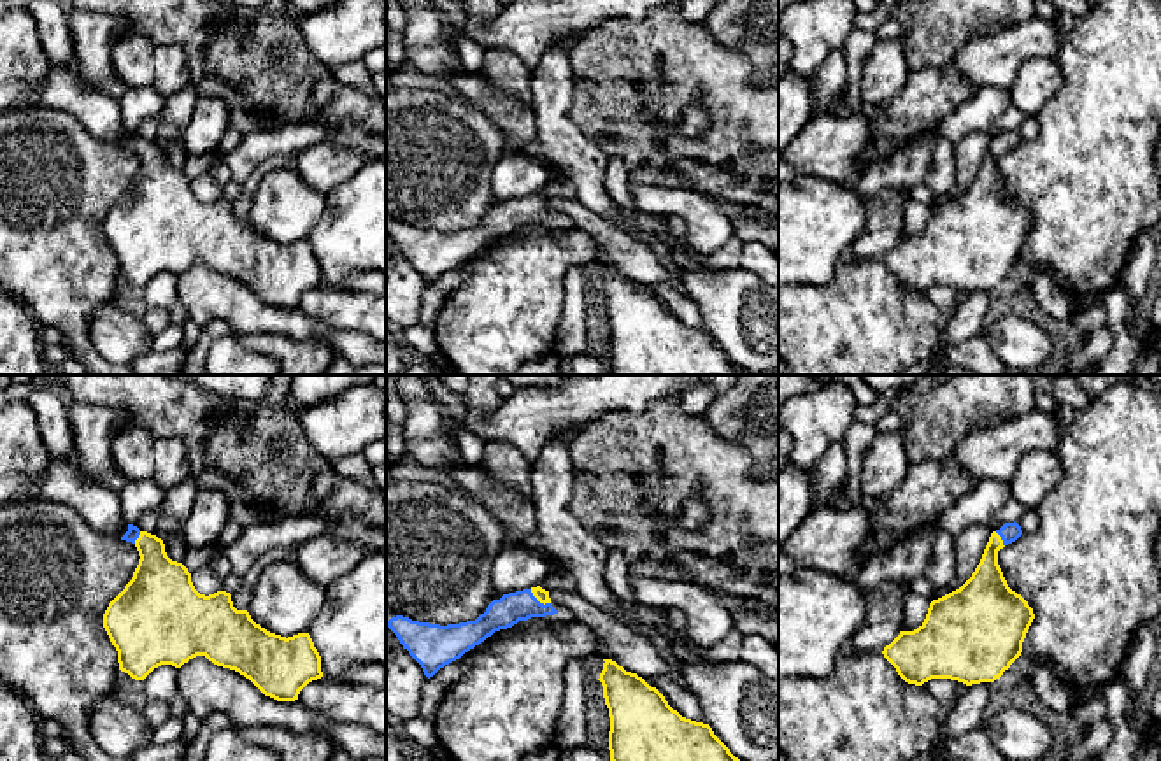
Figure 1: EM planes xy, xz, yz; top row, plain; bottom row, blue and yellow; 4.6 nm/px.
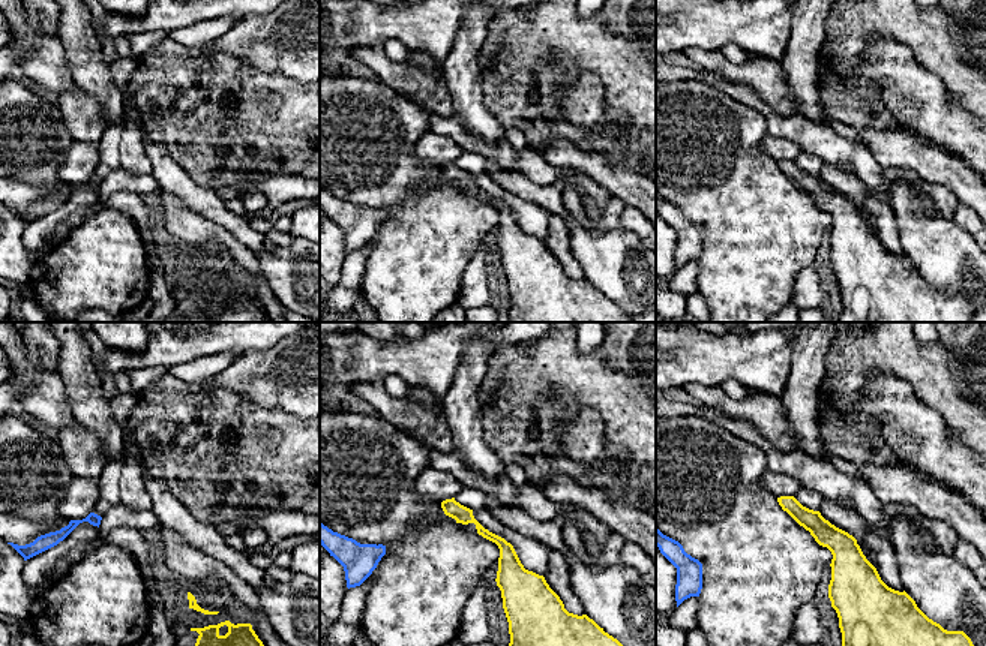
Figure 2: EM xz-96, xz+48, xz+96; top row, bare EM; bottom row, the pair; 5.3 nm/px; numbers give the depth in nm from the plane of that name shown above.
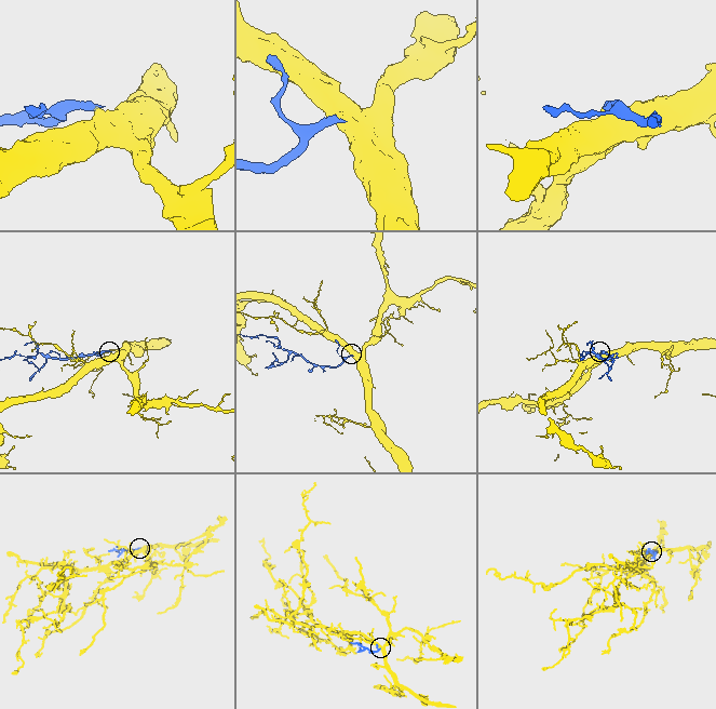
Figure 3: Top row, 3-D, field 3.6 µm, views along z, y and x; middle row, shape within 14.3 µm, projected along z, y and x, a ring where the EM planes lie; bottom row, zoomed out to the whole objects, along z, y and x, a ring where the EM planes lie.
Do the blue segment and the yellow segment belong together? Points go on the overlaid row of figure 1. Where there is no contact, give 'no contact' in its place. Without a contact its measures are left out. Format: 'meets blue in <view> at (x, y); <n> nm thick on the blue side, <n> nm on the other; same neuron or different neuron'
meets blue in xz at (537, 600); 140 nm thick on the blue side, 60 nm on the other; same neuron

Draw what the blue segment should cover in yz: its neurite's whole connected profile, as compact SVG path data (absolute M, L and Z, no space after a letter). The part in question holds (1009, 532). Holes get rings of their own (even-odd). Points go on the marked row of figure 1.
M1015 521L993 531L972 577L959 589L933 600L917 629L900 631L884 647L884 658L905 682L994 682L1021 656L1035 614L1008 587L998 565L998 551L1021 535Z

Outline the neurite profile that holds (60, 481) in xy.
M74 458L51 459L32 489L42 498L74 507L103 537L121 538L128 531L119 493L96 480L84 480Z

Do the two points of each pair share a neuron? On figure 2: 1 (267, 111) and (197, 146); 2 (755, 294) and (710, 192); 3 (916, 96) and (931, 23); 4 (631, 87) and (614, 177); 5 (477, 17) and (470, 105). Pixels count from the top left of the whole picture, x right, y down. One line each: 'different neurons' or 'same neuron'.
1: same neuron
2: same neuron
3: different neurons
4: different neurons
5: same neuron

